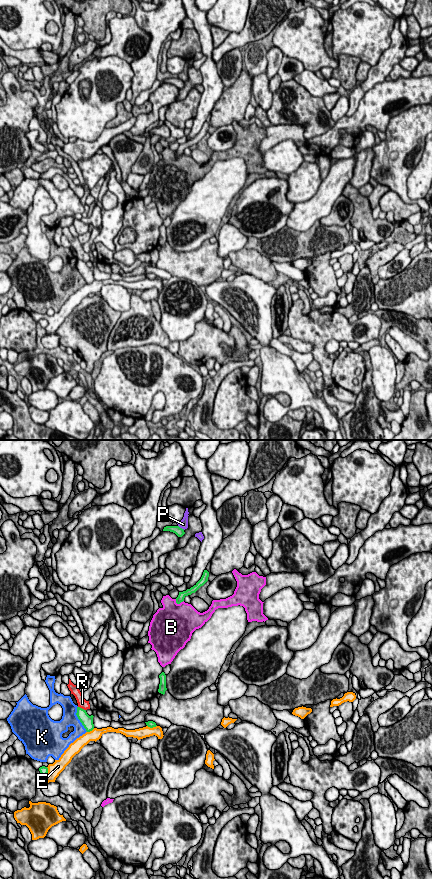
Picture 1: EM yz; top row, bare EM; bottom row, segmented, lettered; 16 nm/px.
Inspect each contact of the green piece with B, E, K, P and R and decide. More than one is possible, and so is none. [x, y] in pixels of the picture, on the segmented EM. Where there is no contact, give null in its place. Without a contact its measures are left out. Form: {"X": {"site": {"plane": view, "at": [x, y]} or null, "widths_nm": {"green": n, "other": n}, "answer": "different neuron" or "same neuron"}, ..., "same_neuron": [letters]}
{"B": {"site": {"plane": "yz", "at": [179, 603]}, "widths_nm": {"green": 120, "other": 500}, "answer": "different neuron"}, "E": {"site": {"plane": "yz", "at": [47, 772]}, "widths_nm": {"green": 130, "other": 200}, "answer": "different neuron"}, "K": {"site": {"plane": "yz", "at": [78, 718]}, "widths_nm": {"green": 190, "other": 240}, "answer": "different neuron"}, "P": {"site": {"plane": "yz", "at": [181, 528]}, "widths_nm": {"green": 140, "other": 140}, "answer": "different neuron"}, "R": {"site": {"plane": "yz", "at": [81, 708]}, "widths_nm": {"green": 190, "other": 160}, "answer": "different neuron"}, "same_neuron": []}

